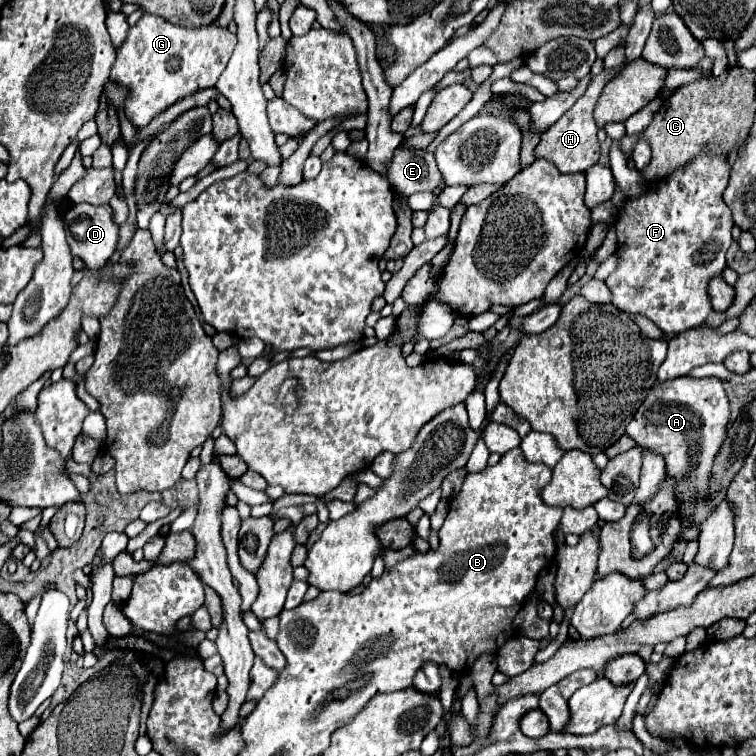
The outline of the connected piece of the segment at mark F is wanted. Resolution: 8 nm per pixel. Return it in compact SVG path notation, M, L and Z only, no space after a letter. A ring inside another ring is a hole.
M702 154L702 156L696 156L684 170L678 170L678 172L674 172L674 174L670 174L670 176L654 182L654 184L650 184L650 188L646 190L644 196L626 202L626 212L622 216L618 216L618 222L616 222L616 234L618 234L618 268L606 278L606 284L612 290L612 304L618 310L622 310L622 312L642 312L644 316L648 316L666 334L684 332L684 330L690 330L690 328L696 328L696 326L704 324L708 312L712 310L712 304L710 304L710 298L708 298L708 292L706 292L708 280L714 274L722 274L722 270L726 266L726 252L728 252L728 248L732 244L732 226L734 226L732 212L726 206L726 202L722 200L722 192L726 190L726 184L728 184L728 174L730 174L730 168L728 168L726 158Z

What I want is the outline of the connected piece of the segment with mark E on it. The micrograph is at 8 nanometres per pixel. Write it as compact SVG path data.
M404 144L394 150L390 164L386 164L386 176L392 188L404 196L426 190L432 192L442 182L434 154L418 148L408 148Z

